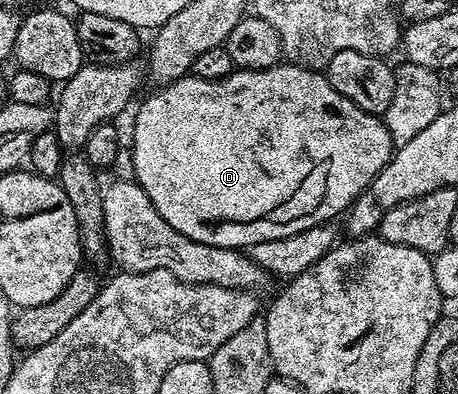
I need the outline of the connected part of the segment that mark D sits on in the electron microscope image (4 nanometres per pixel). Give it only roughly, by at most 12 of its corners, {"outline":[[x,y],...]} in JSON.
{"outline":[[291,62],[139,101],[136,183],[186,238],[335,221],[391,132]]}

